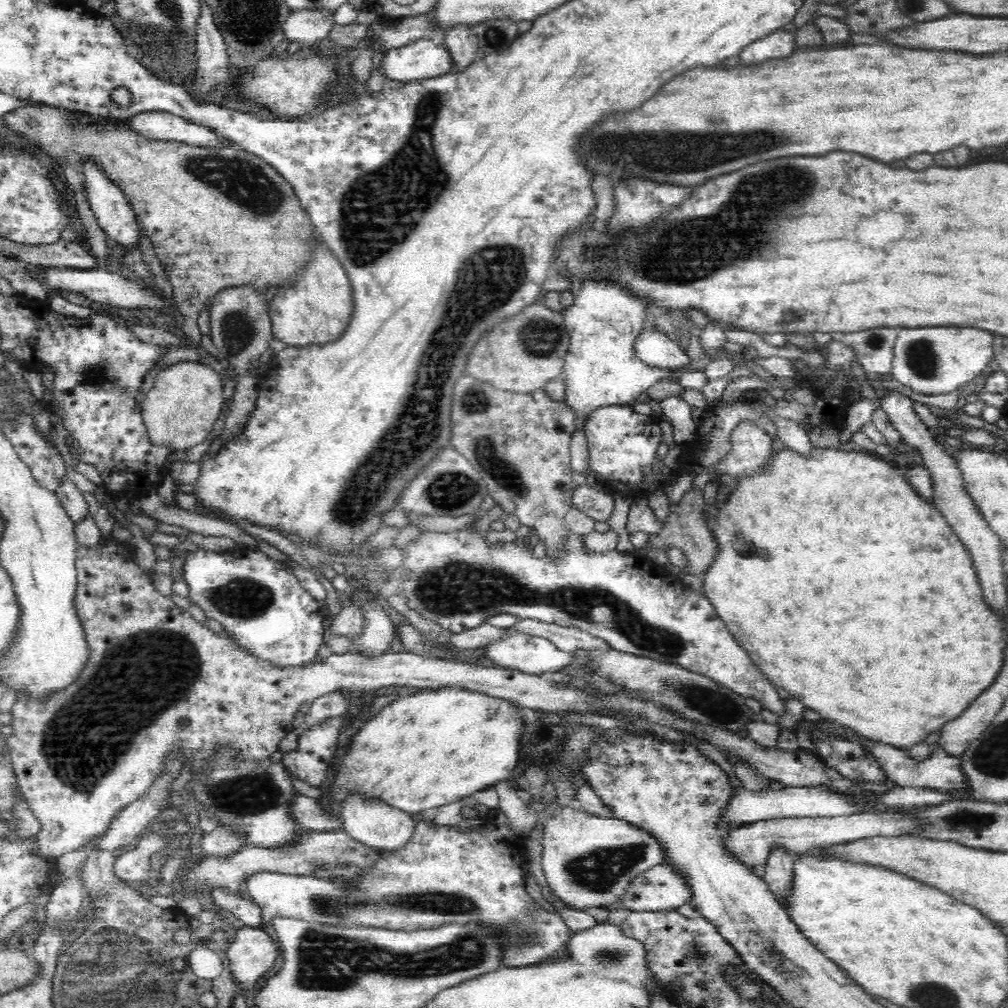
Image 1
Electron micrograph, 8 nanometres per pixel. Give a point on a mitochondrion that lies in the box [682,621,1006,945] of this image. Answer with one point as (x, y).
(970, 819)

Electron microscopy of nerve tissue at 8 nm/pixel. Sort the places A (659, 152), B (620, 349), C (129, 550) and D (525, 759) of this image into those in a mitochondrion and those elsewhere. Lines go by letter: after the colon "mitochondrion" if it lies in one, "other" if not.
A: mitochondrion
B: other
C: other
D: other

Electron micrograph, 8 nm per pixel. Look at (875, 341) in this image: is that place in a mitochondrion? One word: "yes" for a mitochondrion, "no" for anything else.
yes

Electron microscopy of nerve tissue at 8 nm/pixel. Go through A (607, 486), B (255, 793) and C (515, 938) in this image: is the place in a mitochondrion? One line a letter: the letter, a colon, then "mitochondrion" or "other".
A: other
B: mitochondrion
C: mitochondrion

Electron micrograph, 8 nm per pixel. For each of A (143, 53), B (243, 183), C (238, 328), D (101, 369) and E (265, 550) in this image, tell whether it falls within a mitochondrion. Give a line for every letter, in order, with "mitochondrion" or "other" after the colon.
A: other
B: mitochondrion
C: mitochondrion
D: mitochondrion
E: other

